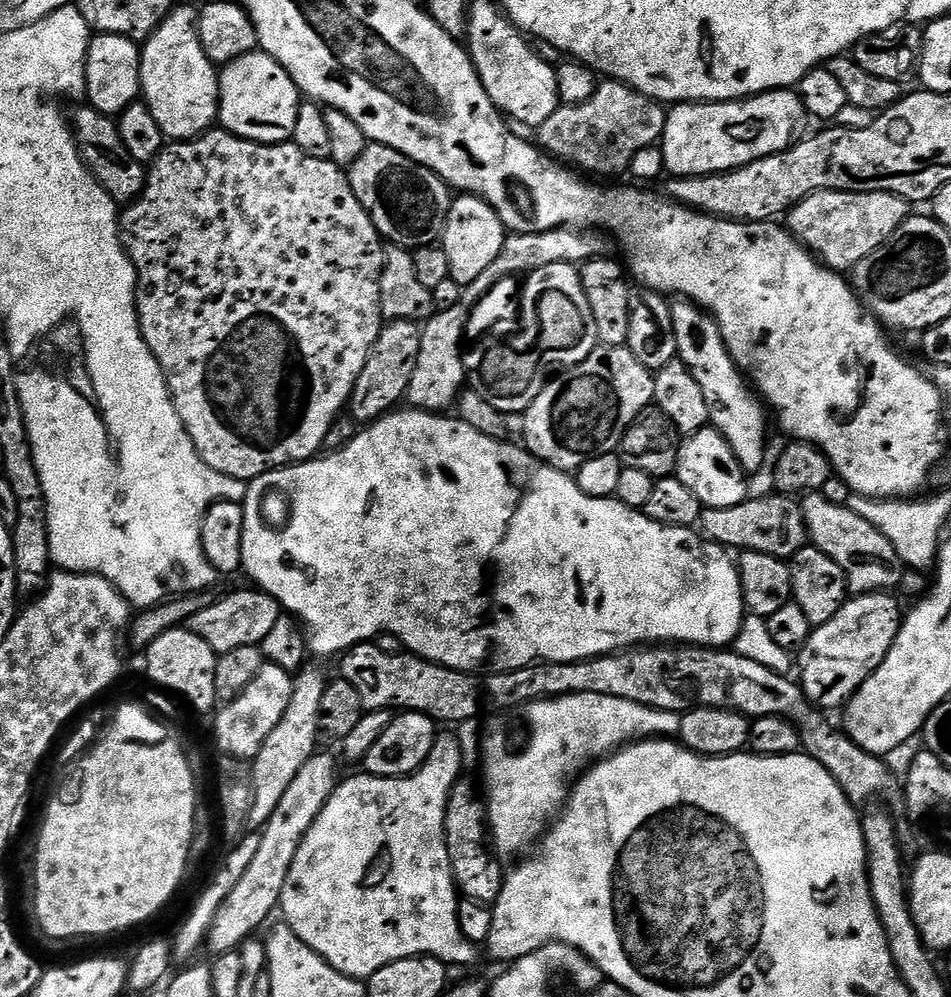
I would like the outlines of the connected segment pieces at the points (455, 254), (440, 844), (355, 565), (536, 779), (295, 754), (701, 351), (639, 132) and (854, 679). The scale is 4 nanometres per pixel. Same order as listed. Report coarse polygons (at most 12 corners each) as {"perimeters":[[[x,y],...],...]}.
{"perimeters":[[[478,196],[452,201],[442,247],[450,277],[474,282],[506,229]],[[464,748],[337,783],[279,911],[336,971],[482,956],[444,823]],[[393,410],[244,497],[313,657],[735,645],[740,569]],[[610,694],[527,705],[528,745],[484,744],[494,848],[527,853],[593,762],[679,733]],[[305,667],[252,761],[247,829],[258,832],[316,754],[326,676]],[[672,304],[676,355],[702,386],[709,425],[753,474],[770,416],[716,319]],[[621,80],[556,108],[538,144],[616,176],[661,143],[665,105]],[[853,595],[798,653],[817,709],[843,709],[900,633],[895,595]]]}

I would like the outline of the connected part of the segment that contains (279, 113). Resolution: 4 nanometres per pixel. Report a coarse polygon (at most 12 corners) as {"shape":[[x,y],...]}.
{"shape":[[257,50],[223,65],[218,124],[287,144],[302,93]]}

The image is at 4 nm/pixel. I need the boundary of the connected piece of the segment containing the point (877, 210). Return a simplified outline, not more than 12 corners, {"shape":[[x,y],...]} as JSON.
{"shape":[[815,192],[786,227],[844,274],[908,219],[885,192]]}

